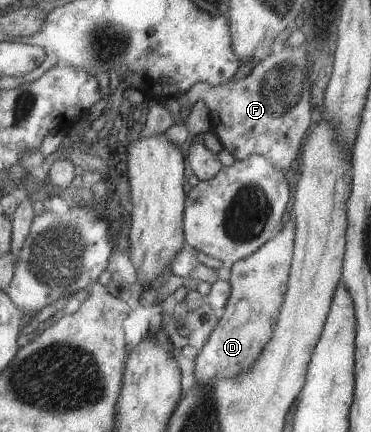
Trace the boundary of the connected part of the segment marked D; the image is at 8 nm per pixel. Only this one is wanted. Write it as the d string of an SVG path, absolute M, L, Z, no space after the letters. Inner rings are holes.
M288 222L276 236L266 240L253 254L235 261L231 266L231 292L224 306L224 313L219 317L214 330L210 332L206 344L198 351L194 358L192 378L200 384L216 382L220 378L234 378L246 372L260 350L270 340L276 324L276 316L280 312L282 300L286 293L286 282L289 276L294 245L294 222Z

